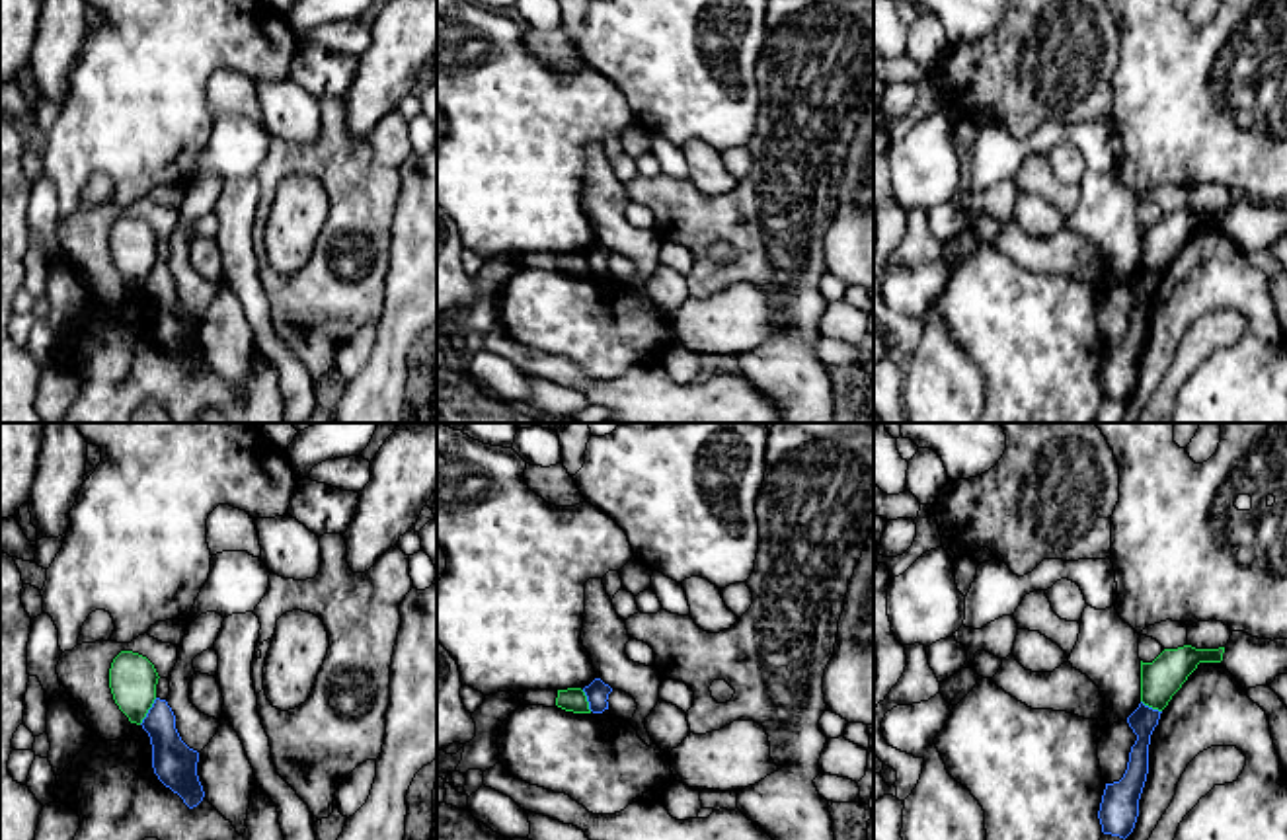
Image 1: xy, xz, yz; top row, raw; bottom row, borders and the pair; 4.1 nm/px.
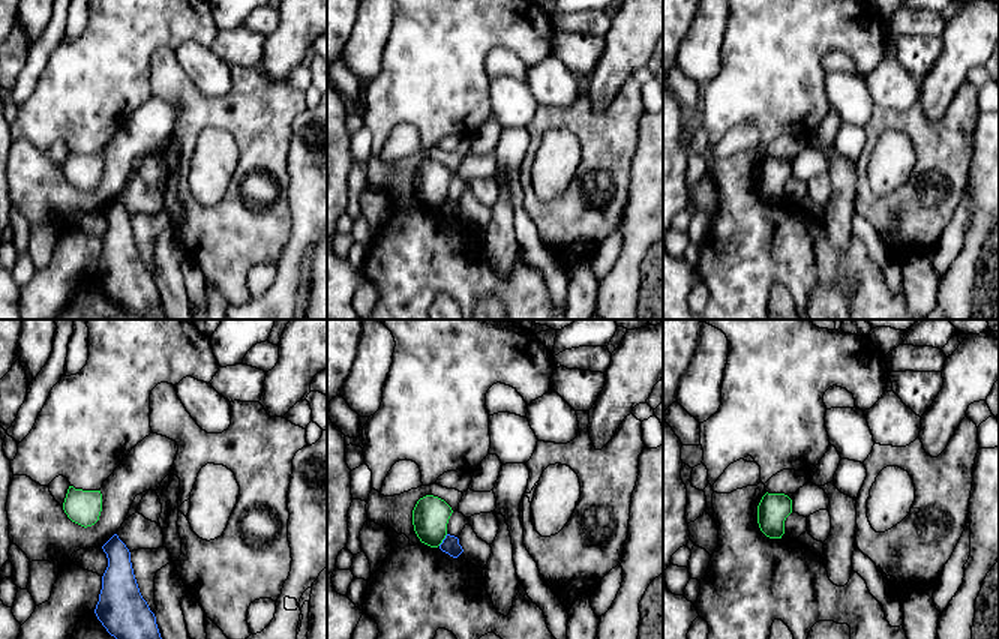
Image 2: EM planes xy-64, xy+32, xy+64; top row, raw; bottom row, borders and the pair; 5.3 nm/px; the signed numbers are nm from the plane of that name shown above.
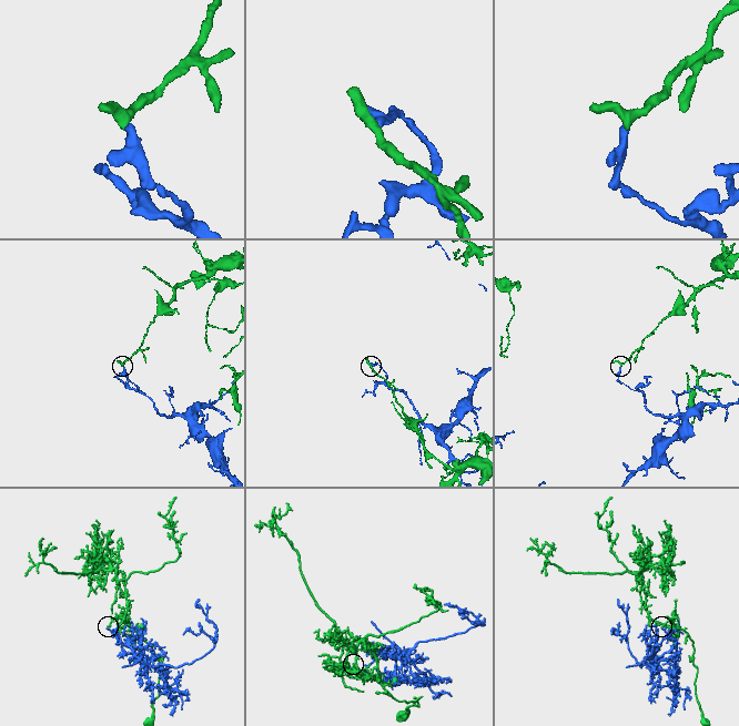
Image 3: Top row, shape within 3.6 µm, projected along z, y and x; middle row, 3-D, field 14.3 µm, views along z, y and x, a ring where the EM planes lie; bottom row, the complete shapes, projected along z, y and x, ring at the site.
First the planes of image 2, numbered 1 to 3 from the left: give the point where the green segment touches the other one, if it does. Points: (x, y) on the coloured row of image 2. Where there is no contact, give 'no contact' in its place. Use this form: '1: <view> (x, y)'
1: no contact
2: xy+32 (443, 540)
3: no contact

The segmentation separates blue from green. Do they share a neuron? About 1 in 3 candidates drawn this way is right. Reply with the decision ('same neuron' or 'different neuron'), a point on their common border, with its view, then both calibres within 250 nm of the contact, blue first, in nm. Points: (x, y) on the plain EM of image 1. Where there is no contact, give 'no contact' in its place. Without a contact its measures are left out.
different neuron | xy (149, 275) | 180/200 nm

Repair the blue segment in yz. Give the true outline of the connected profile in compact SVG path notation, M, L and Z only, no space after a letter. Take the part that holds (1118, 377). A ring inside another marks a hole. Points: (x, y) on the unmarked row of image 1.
M1141 265L1139 271L1127 281L1137 304L1131 310L1123 341L1119 345L1106 347L1098 374L1104 398L1125 403L1135 392L1139 380L1139 363L1149 337L1150 298L1158 288L1160 277L1162 275Z

